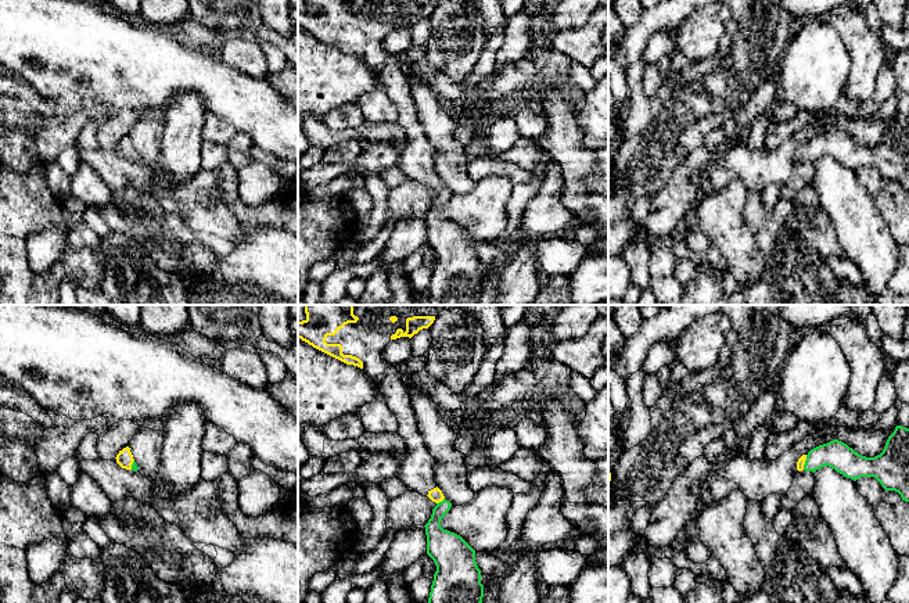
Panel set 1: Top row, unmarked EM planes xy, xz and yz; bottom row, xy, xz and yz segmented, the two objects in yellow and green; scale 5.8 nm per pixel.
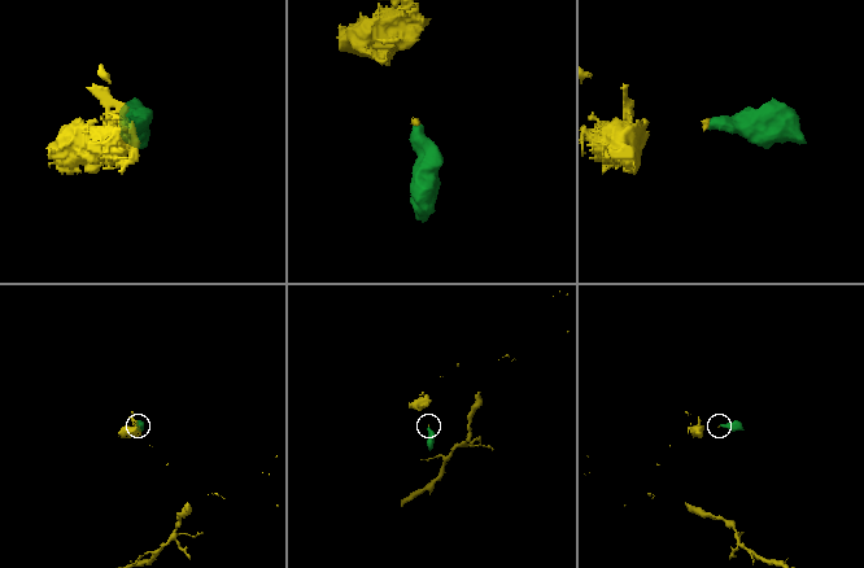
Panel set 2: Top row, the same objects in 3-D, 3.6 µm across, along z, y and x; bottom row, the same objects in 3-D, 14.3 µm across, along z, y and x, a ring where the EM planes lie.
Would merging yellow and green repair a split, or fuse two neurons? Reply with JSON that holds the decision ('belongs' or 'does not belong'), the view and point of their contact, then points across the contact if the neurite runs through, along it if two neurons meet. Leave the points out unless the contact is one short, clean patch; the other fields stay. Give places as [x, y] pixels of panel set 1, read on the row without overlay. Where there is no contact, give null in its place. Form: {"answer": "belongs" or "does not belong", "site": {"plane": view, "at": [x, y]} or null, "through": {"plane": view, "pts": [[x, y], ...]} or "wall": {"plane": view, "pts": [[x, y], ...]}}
{"answer": "belongs", "site": {"plane": "xz", "at": [439, 190]}}

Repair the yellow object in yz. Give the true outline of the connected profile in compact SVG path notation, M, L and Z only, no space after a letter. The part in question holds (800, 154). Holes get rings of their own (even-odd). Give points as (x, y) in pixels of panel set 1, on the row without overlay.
M897 115L883 141L866 147L847 133L833 129L811 139L797 151L798 161L829 155L847 168L874 166L885 180L895 180L909 191L909 118Z

